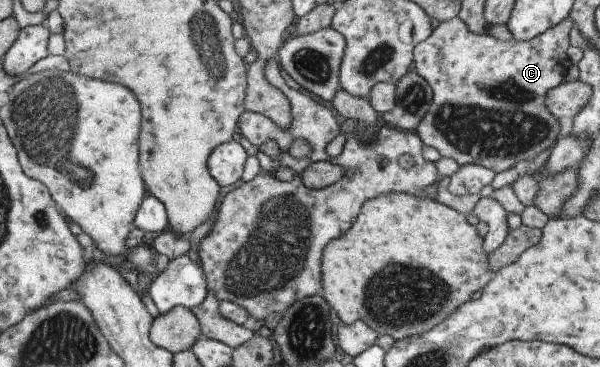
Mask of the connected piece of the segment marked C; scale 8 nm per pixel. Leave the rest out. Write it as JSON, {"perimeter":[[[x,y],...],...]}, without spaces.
{"perimeter":[[[566,17],[557,25],[546,30],[544,33],[537,35],[534,39],[529,41],[515,41],[515,39],[508,41],[499,41],[486,33],[476,35],[474,32],[469,31],[469,27],[463,23],[461,19],[455,18],[443,21],[431,31],[431,34],[420,43],[417,43],[412,50],[412,65],[413,69],[419,77],[423,79],[431,89],[432,99],[428,106],[428,112],[419,121],[417,128],[415,129],[416,135],[421,139],[424,146],[429,146],[435,149],[440,157],[452,159],[459,165],[481,165],[485,169],[491,169],[495,174],[501,171],[510,170],[517,162],[523,161],[527,158],[535,158],[542,151],[549,149],[551,144],[557,143],[560,136],[560,124],[558,120],[547,111],[547,107],[543,105],[543,97],[545,97],[547,91],[559,86],[564,82],[566,72],[570,67],[570,61],[567,57],[566,49],[570,45],[568,43],[568,34],[571,28],[573,28],[573,22]]]}

